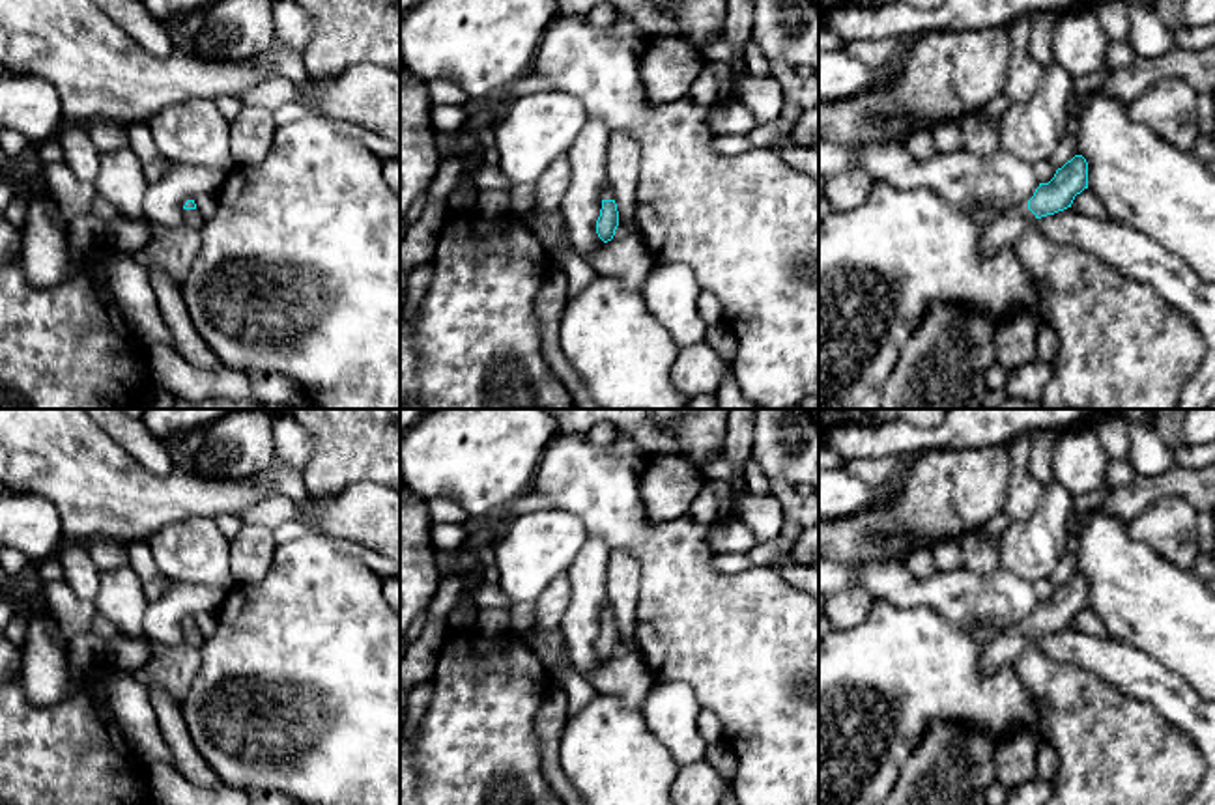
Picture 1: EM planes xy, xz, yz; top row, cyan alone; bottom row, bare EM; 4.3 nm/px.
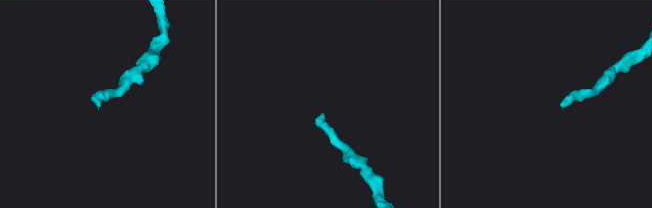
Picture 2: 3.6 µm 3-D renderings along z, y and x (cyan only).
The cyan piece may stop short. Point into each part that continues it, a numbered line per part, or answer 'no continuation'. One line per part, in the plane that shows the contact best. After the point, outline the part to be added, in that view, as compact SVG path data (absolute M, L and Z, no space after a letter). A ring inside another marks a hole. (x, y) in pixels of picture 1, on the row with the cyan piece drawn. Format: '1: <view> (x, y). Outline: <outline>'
1: yz (1012, 225). Outline: M1028 204L1008 209L996 224L981 226L981 254L993 256L1000 248L1013 245L1034 222L1036 215L1028 209Z

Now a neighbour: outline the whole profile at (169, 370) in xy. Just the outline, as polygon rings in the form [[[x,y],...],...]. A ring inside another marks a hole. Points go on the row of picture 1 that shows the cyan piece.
[[[148,346],[146,364],[151,385],[168,390],[176,400],[236,398],[258,402],[247,374],[226,364],[215,370],[198,368],[187,362],[174,346]]]

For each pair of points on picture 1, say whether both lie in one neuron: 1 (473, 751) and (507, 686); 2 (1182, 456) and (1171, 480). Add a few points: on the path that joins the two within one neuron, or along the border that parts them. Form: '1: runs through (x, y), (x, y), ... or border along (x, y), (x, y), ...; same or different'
1: runs through (477, 734), (481, 712), (490, 703); same
2: border along (1176, 462), (1195, 467); different

